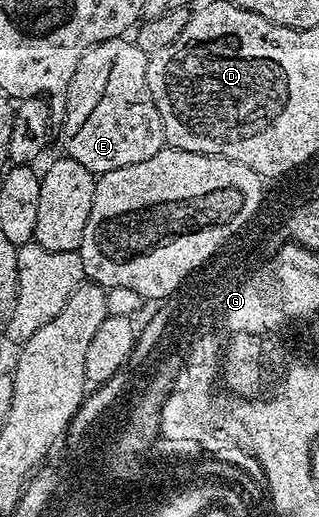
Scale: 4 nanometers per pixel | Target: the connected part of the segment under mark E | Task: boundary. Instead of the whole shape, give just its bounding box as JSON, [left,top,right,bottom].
[67,45,167,177]

